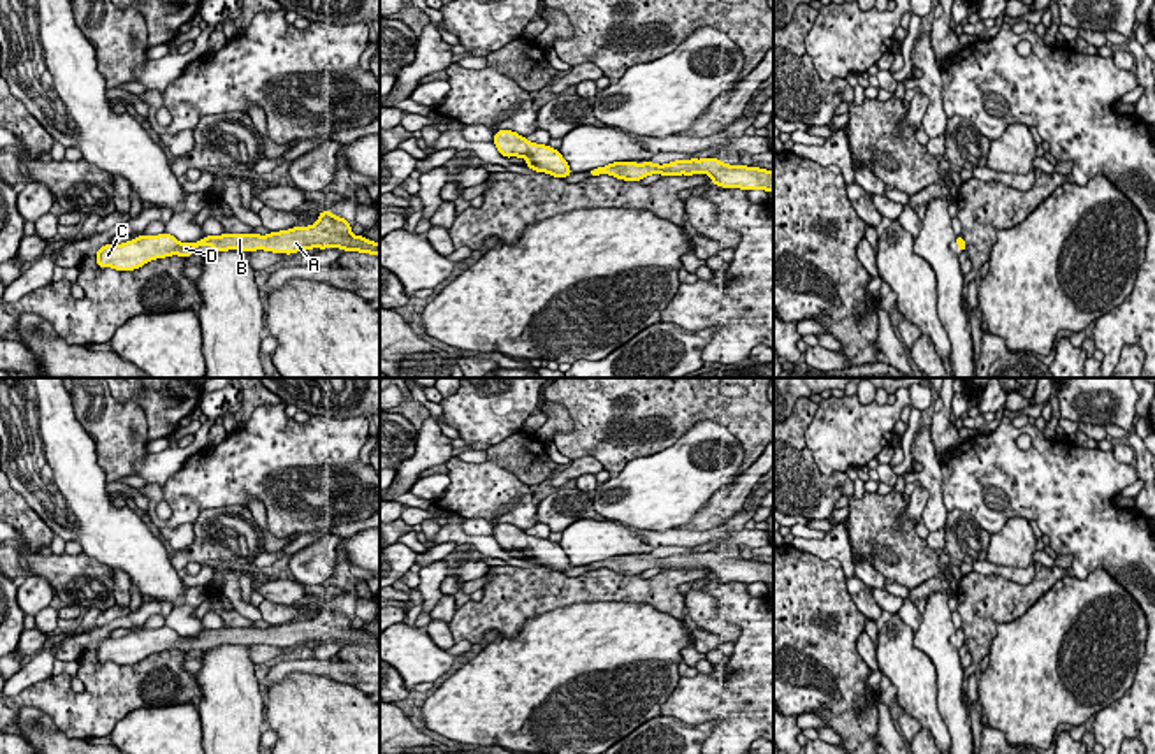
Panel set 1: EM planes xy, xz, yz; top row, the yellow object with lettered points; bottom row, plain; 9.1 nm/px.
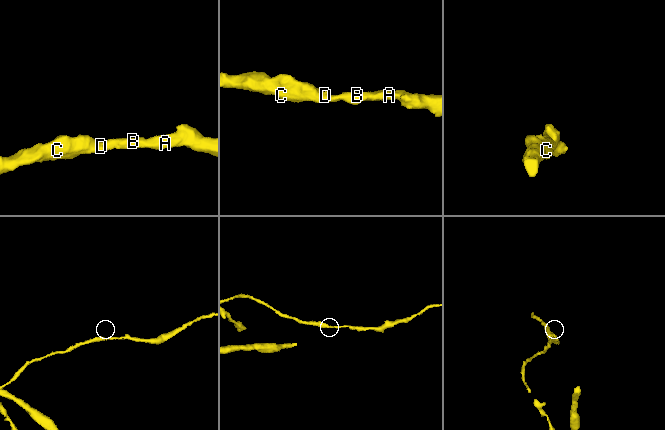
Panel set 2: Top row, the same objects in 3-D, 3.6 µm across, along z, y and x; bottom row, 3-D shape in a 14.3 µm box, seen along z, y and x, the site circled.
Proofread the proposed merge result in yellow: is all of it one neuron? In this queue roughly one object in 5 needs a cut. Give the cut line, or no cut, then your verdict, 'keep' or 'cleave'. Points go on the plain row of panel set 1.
no cut | keep

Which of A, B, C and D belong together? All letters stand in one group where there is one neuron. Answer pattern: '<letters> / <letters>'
A B C D

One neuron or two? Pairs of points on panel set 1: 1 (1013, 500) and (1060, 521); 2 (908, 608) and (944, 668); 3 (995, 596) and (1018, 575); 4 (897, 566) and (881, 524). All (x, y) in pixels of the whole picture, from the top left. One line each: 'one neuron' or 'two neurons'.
1: one neuron
2: two neurons
3: two neurons
4: one neuron

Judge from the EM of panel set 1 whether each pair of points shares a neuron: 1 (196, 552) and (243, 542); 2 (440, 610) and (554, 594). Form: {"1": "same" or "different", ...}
{"1": "same", "2": "different"}

